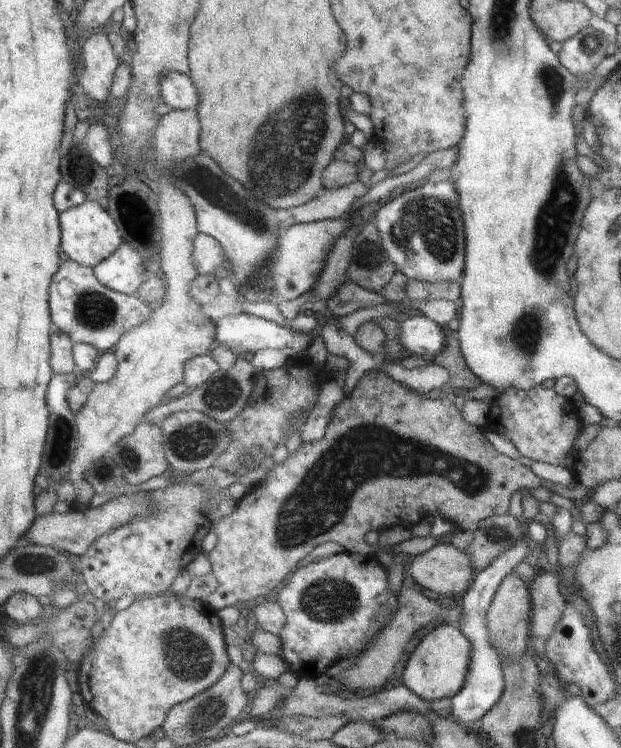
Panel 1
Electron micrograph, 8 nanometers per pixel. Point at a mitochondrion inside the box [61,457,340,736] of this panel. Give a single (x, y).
(189, 654)

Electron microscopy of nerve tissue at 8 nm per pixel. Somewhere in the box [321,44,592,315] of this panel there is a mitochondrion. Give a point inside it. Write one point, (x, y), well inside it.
(427, 225)

